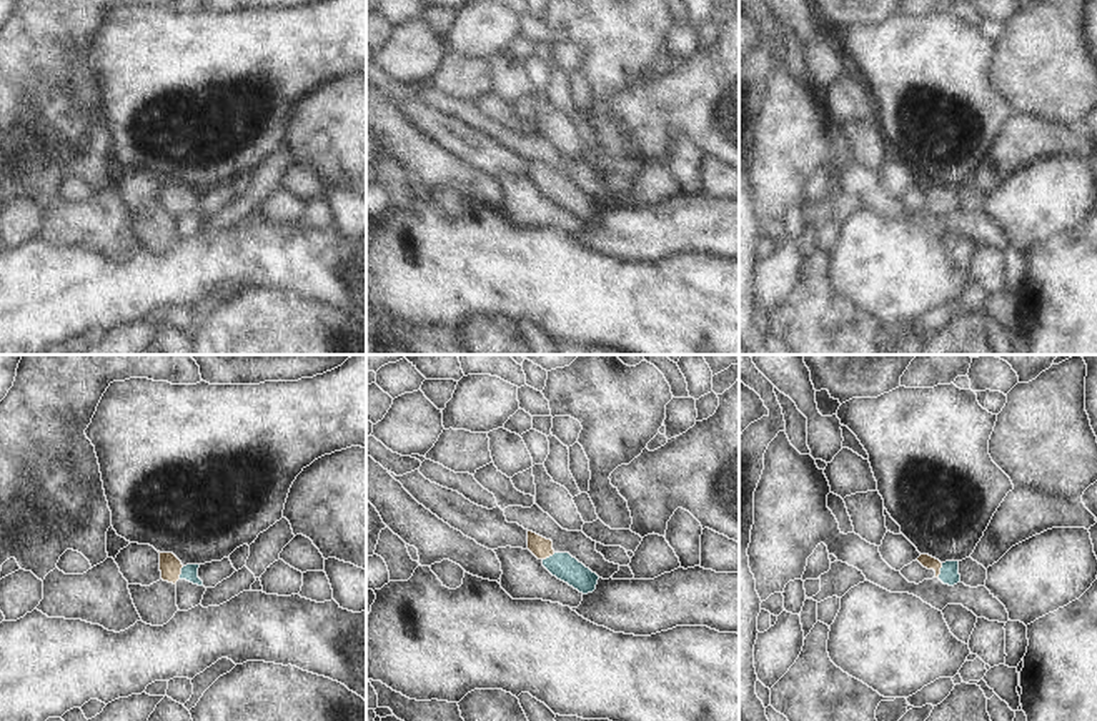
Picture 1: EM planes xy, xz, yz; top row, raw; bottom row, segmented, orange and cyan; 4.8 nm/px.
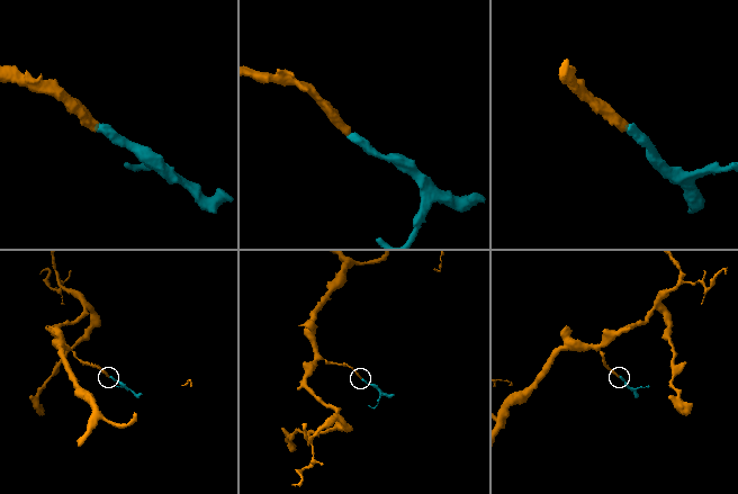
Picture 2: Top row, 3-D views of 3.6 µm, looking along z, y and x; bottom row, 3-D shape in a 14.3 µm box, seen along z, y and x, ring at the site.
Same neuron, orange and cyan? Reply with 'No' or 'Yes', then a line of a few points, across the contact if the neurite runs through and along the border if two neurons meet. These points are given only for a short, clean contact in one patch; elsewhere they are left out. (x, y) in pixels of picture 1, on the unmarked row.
Yes. Line: yz (928, 188), (939, 197), (949, 202)

